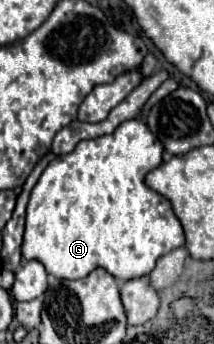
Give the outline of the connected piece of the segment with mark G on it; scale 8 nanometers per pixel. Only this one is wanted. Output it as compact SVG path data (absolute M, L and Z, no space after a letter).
M129 119L113 133L79 141L71 153L55 157L31 191L21 247L23 257L41 261L47 273L59 279L81 279L97 267L103 267L123 281L149 275L159 257L185 243L183 227L175 217L171 203L149 189L143 181L151 169L161 165L161 155L163 145L153 137L153 133L149 133L147 125L139 119Z

